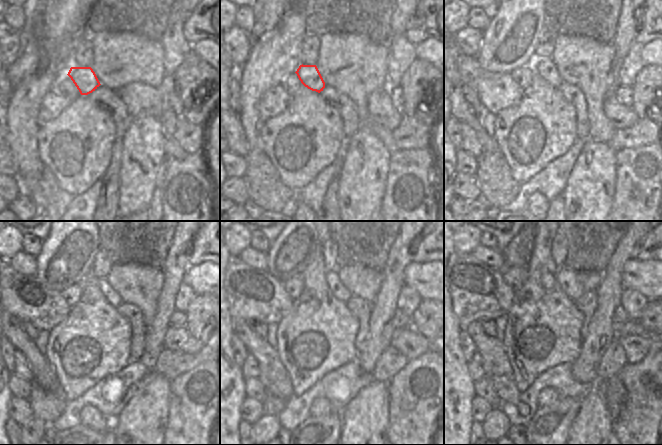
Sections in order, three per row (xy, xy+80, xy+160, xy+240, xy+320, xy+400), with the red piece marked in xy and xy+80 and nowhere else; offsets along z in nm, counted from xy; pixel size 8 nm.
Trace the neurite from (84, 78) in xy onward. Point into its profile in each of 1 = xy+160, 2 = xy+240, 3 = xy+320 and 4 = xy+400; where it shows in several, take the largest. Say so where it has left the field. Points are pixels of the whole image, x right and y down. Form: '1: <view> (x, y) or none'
1: xy+160 (545, 67)
2: xy+240 (111, 295)
3: xy+320 (339, 291)
4: xy+400 (567, 279)

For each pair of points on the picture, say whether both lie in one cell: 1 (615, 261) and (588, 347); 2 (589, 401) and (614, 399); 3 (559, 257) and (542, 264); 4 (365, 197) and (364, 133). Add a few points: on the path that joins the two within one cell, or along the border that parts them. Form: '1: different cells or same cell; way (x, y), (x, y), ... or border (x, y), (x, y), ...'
1: same cell; way (611, 282), (608, 301), (602, 318), (602, 326)
2: different cells; border (595, 388), (613, 420)
3: different cells; border (554, 236), (551, 246), (551, 257), (558, 269)
4: same cell; way (365, 181), (364, 149)

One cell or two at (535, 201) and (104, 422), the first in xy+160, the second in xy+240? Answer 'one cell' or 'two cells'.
one cell

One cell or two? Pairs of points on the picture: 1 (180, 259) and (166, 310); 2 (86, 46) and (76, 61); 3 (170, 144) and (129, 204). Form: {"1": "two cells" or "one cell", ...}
{"1": "one cell", "2": "one cell", "3": "two cells"}

